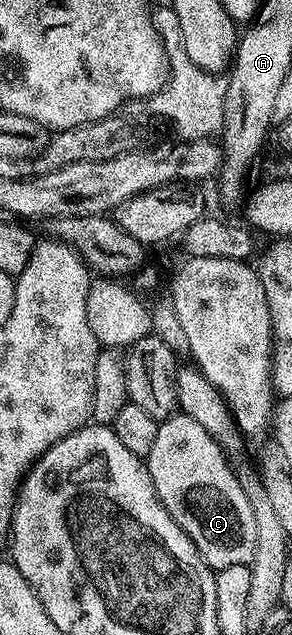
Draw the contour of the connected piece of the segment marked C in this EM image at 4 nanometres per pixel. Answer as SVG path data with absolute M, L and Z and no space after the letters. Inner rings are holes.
M180 414L160 421L147 463L153 488L167 514L171 514L173 521L195 542L210 568L248 566L252 562L255 517L251 515L247 494L243 494L221 447L199 422Z

